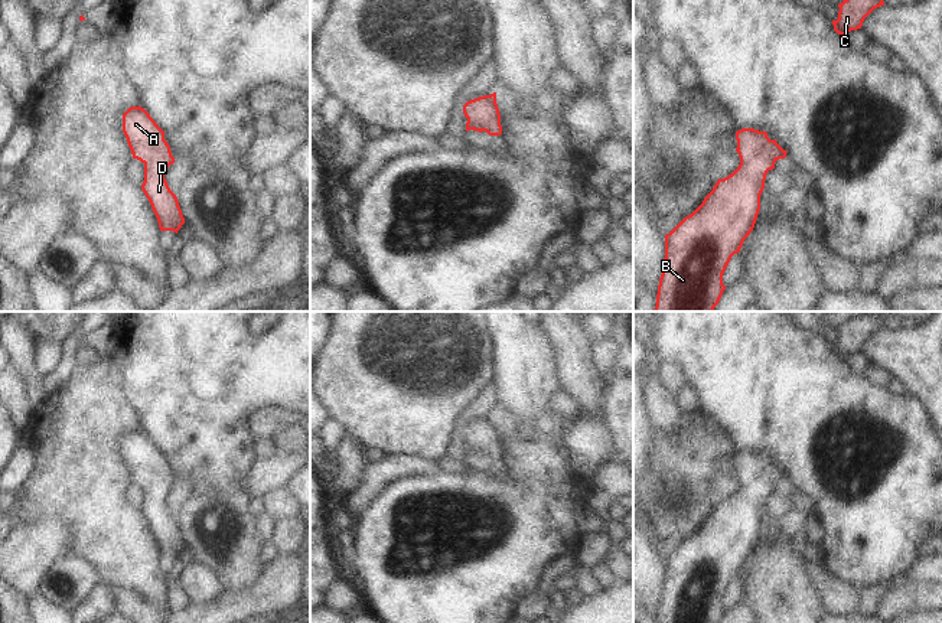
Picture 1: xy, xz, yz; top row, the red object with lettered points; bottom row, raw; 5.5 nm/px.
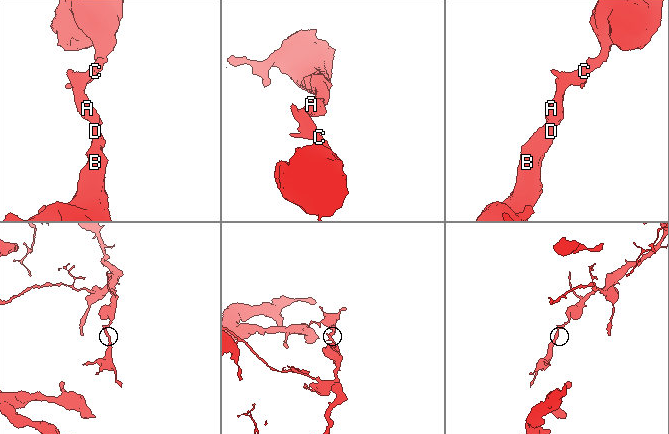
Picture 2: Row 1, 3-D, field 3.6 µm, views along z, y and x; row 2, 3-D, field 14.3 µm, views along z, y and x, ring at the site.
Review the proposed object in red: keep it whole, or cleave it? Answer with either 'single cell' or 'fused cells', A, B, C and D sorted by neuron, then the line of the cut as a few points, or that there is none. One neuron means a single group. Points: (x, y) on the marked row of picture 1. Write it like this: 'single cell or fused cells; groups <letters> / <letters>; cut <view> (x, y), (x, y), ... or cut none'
single cell; groups A B C D; cut none

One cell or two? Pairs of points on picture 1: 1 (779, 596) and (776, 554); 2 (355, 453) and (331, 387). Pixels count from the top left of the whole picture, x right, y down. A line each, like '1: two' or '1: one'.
1: one
2: two

